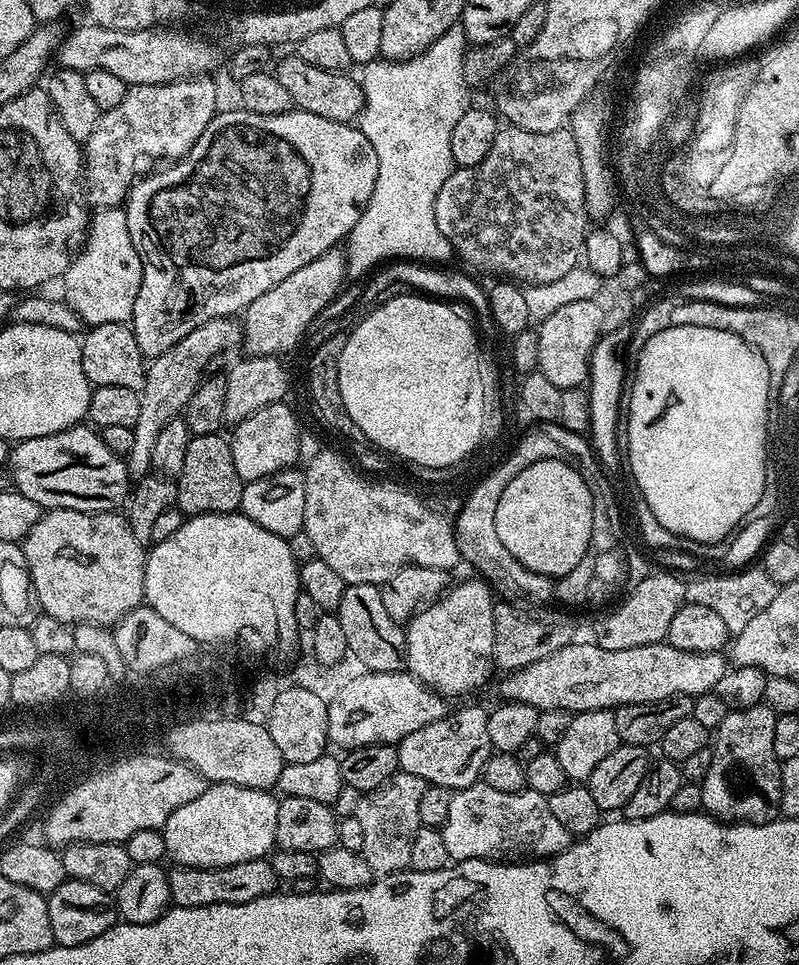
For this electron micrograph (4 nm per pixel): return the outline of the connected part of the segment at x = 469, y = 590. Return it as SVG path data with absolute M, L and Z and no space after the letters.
M483 579L453 583L435 602L425 604L406 624L406 668L417 680L445 697L480 688L494 673L494 593Z

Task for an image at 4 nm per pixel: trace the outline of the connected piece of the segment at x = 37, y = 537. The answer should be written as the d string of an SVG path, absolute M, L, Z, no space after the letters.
M49 508L41 515L40 520L22 541L24 549L24 567L27 568L32 579L32 589L36 592L36 597L40 603L43 615L53 616L62 623L75 626L77 624L97 624L103 628L115 626L130 610L141 607L145 603L144 599L144 561L146 559L146 548L134 538L134 530L130 530L127 519L119 511L115 512L83 512L82 510L66 510L65 508Z

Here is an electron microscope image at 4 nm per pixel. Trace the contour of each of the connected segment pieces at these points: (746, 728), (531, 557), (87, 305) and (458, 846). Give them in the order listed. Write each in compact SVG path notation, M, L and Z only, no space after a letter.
M768 704L734 708L722 718L722 726L714 732L714 760L700 784L703 811L737 824L765 824L777 819L780 811L780 770L782 762L774 754L774 722L777 713Z
M564 458L534 462L522 470L522 474L514 474L510 478L510 486L502 490L498 498L498 510L494 510L494 526L498 530L498 542L526 566L534 575L547 578L559 578L570 574L578 562L587 556L588 549L592 547L592 505L594 497L588 487L589 481L579 467L567 464Z
M123 207L97 208L91 213L92 224L87 225L84 246L63 274L63 300L79 314L85 325L128 324L134 314L134 298L142 286L142 262L135 246L132 245L130 230L126 226L126 214Z
M477 782L469 788L455 789L450 798L450 815L443 826L448 859L491 860L493 862L528 862L547 860L565 852L574 842L573 836L554 818L547 796L523 791L502 794L494 786Z

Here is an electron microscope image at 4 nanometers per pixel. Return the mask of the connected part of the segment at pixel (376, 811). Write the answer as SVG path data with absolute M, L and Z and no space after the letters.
M397 770L382 786L361 795L356 811L363 831L360 855L373 874L388 876L391 872L403 872L408 868L410 845L414 843L414 834L418 834L422 827L418 818L418 805L425 787L422 778Z

